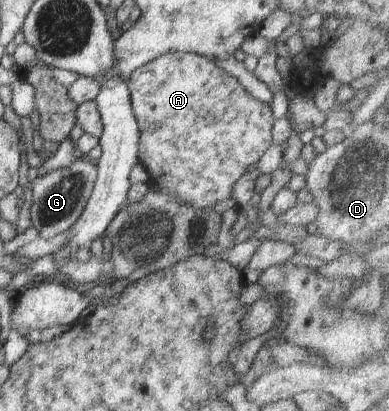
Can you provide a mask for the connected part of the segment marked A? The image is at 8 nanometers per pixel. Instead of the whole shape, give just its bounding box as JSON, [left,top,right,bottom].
[127,52,276,210]

